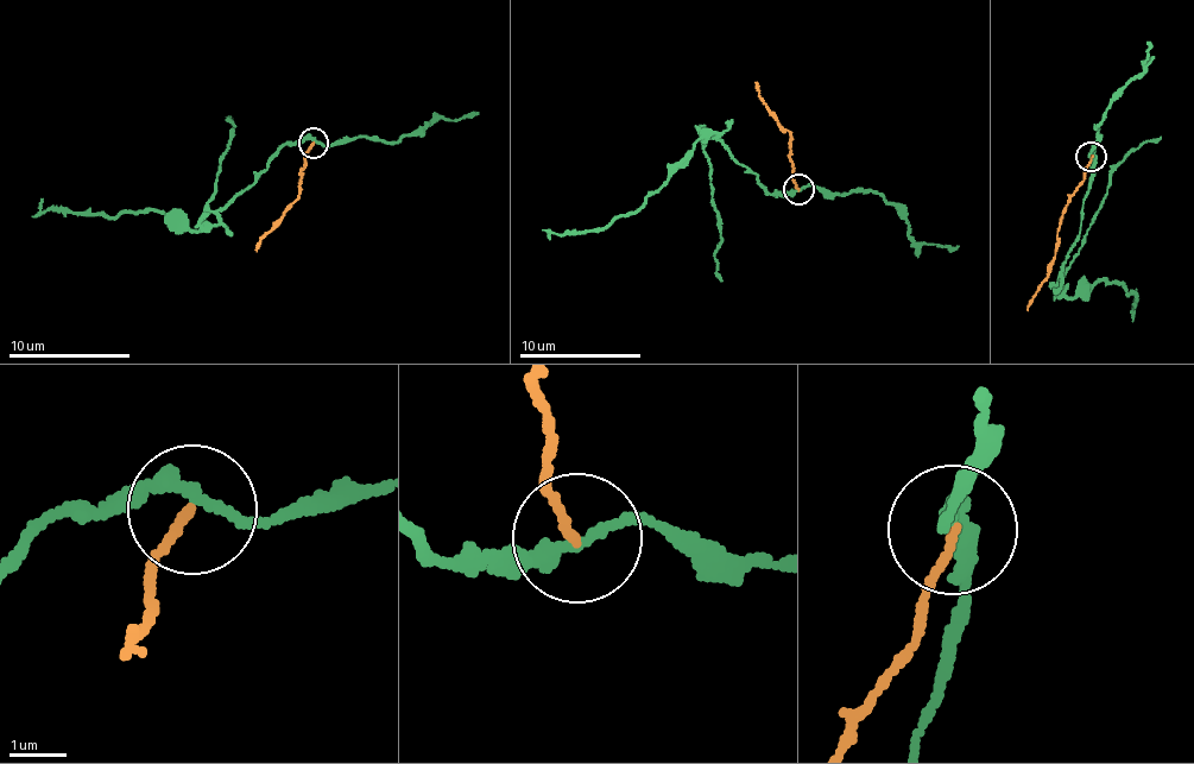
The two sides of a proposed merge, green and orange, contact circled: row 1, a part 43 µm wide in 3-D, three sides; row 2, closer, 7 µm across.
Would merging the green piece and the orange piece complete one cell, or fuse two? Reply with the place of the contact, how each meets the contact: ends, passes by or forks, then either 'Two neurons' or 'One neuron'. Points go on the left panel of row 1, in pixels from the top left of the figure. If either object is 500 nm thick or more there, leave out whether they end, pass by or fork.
Place: (314, 143). At the ring green passes by. At the ring orange ends. Two neurons

